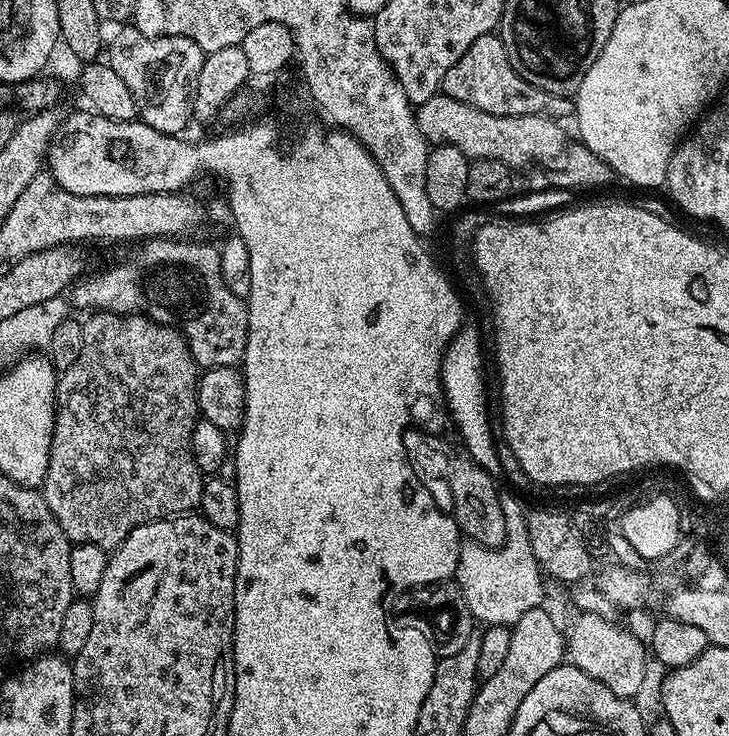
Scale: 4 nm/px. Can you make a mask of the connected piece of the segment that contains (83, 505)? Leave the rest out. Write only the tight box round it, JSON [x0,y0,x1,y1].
[43,312,205,550]

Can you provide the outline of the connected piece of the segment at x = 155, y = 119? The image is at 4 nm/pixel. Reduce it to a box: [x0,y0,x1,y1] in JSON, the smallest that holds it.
[106,26,206,136]

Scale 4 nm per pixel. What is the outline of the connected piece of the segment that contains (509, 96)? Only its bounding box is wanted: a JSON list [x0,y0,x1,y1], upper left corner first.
[440,34,574,118]

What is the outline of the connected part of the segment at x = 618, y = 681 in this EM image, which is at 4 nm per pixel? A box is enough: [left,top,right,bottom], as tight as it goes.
[566,612,646,698]

